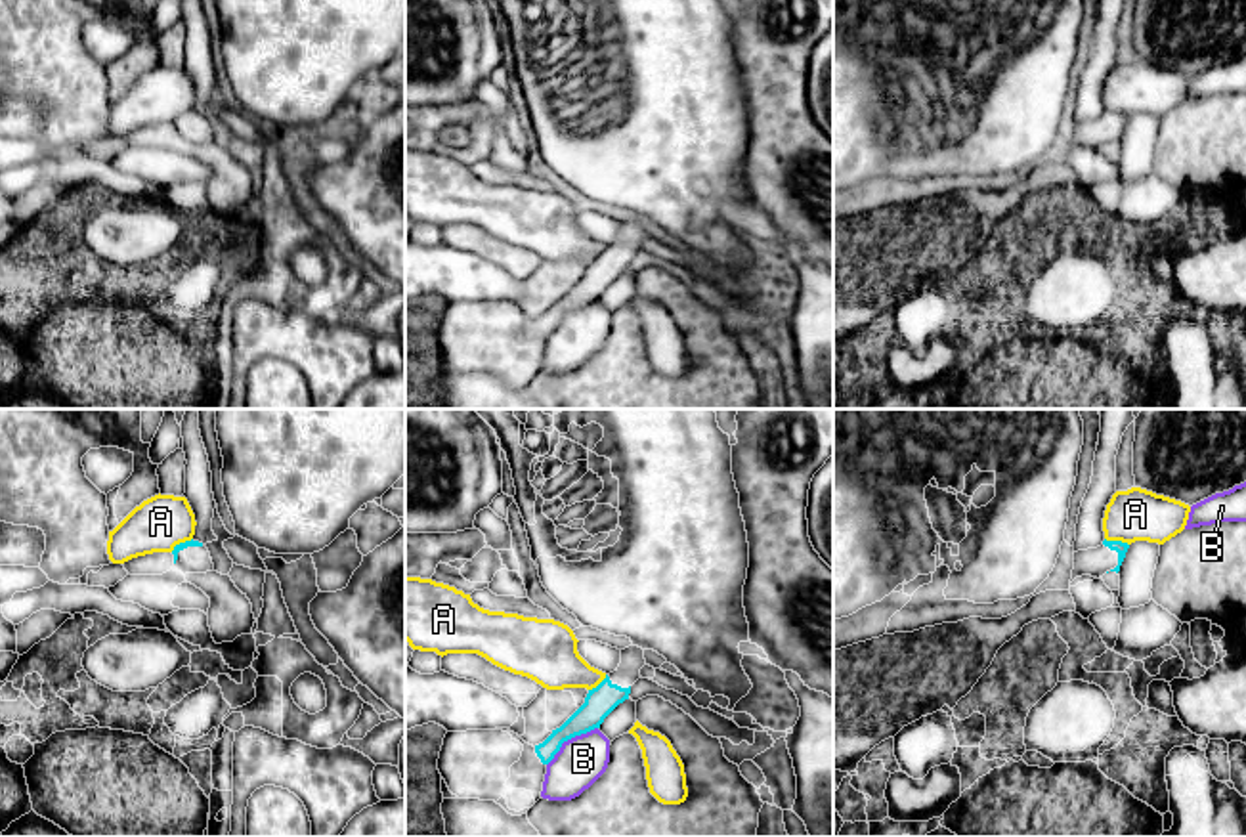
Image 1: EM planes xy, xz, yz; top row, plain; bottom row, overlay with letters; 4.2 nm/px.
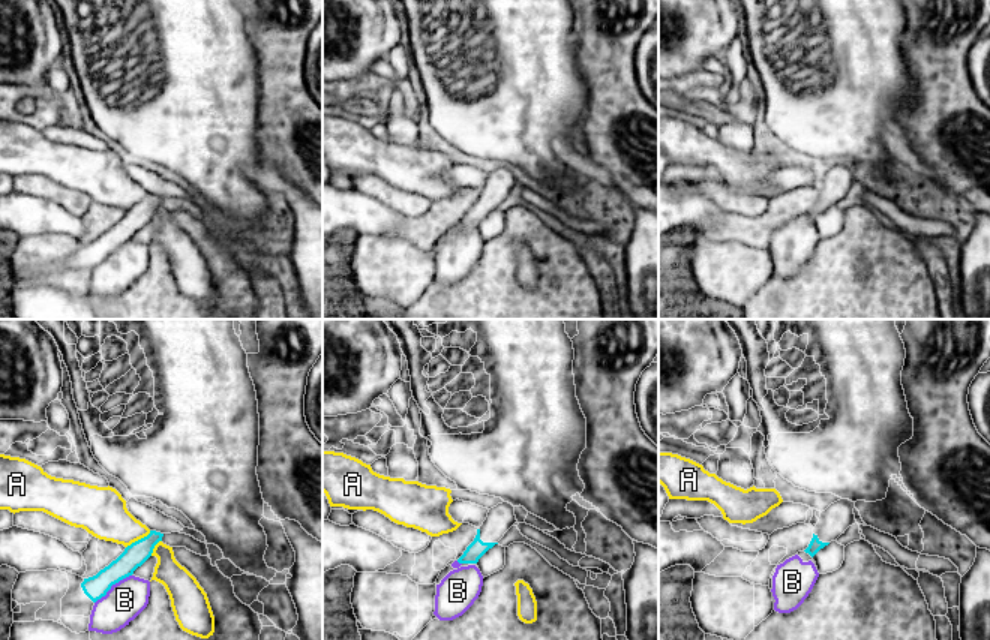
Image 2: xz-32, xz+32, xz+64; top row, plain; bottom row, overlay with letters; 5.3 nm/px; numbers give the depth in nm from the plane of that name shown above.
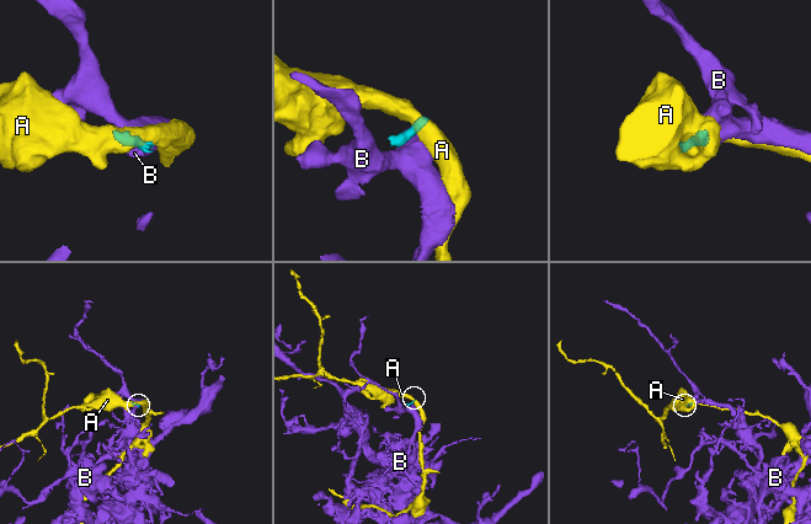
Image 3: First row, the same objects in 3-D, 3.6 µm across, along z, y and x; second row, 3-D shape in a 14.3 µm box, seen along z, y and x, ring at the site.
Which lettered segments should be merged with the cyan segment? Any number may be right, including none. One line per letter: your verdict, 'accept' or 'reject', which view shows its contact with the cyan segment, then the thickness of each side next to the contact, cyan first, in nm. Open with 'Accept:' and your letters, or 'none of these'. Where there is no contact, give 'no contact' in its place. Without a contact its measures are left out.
Accept: none of these
A: reject; meets cyan in yz; 50 nm thick on the cyan side, 220 nm on the other
B: reject; meets cyan in xz; 120 nm thick on the cyan side, 200 nm on the other

